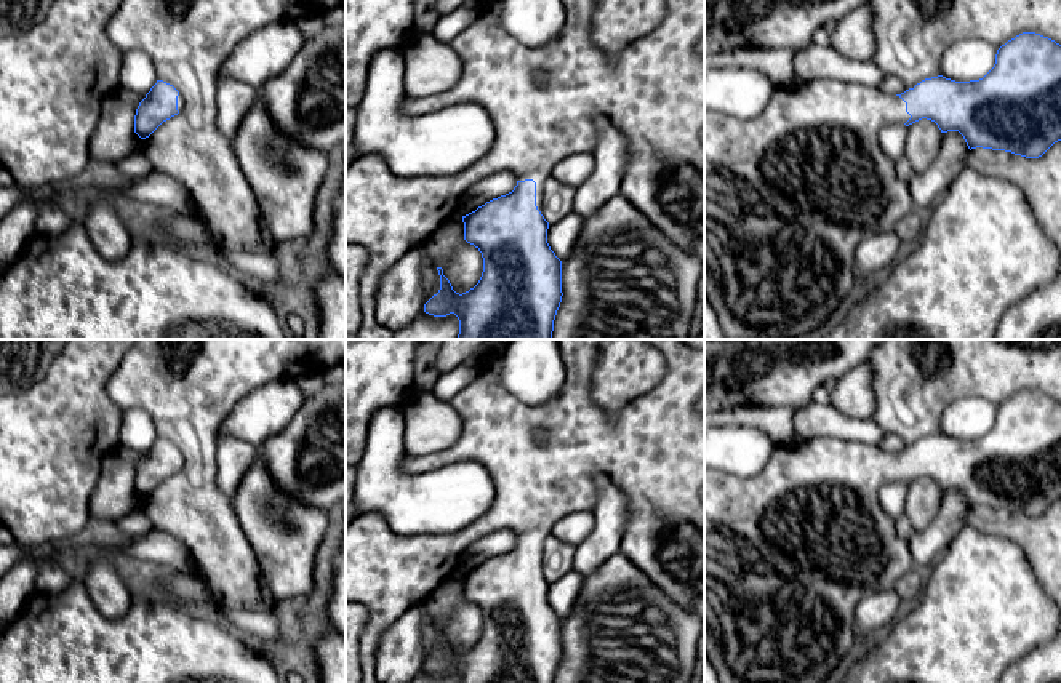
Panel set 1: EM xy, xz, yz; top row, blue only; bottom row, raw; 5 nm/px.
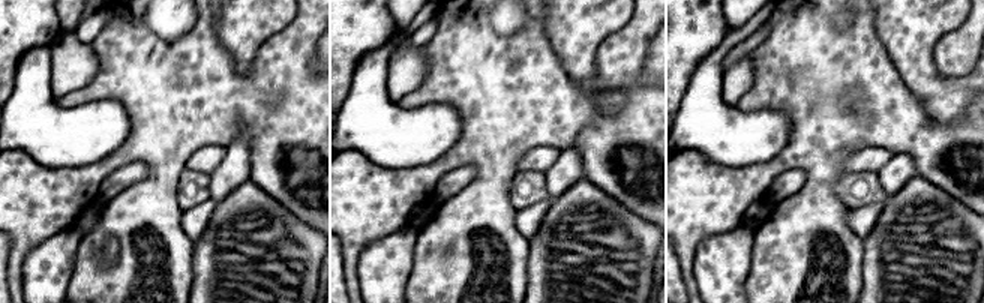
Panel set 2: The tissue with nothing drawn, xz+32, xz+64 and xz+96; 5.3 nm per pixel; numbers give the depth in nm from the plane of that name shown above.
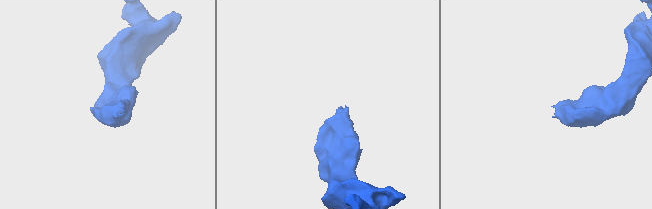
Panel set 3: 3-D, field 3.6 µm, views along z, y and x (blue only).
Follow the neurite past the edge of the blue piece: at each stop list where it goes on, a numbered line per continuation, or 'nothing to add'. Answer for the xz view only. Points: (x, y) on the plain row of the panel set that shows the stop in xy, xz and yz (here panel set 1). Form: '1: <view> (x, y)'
1: xz (543, 459)

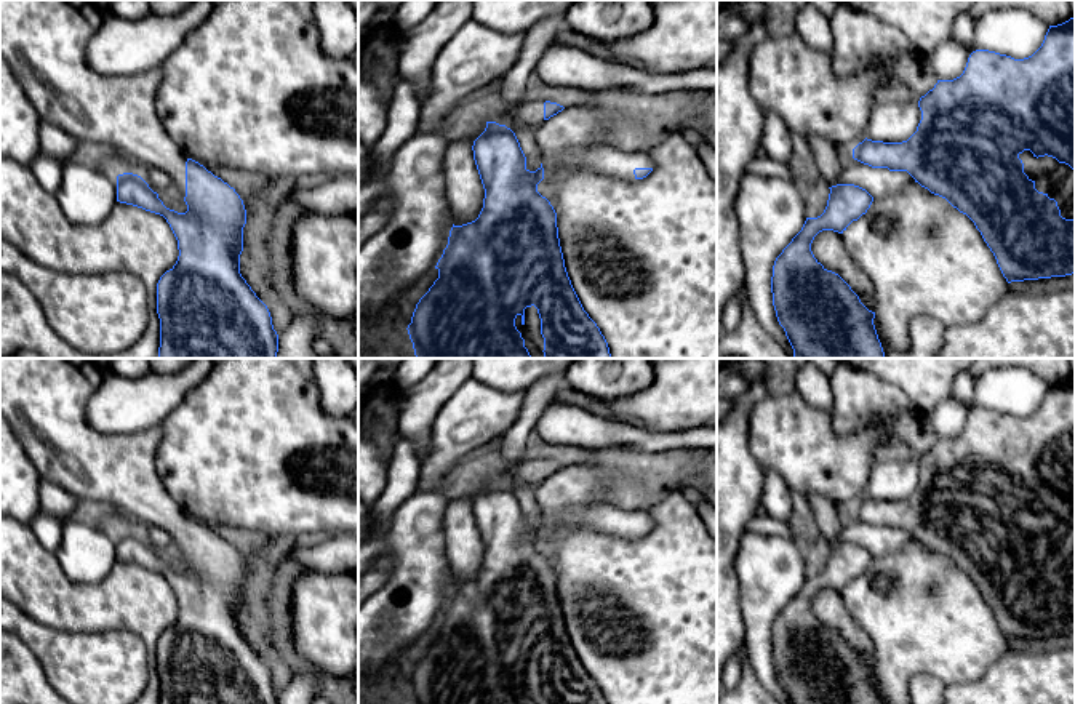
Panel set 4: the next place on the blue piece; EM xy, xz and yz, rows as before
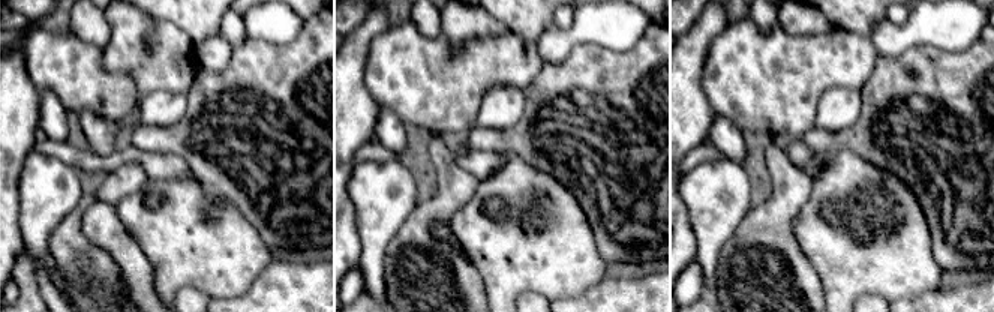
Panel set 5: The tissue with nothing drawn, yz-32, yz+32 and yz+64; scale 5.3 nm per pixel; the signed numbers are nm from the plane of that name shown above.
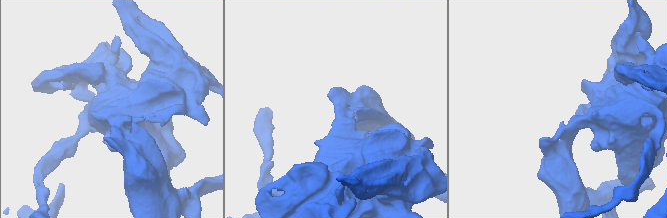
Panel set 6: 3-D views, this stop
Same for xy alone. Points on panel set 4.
1: xy (43, 400)

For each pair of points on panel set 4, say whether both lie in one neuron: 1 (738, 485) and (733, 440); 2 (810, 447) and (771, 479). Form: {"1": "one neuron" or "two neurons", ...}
{"1": "one neuron", "2": "two neurons"}

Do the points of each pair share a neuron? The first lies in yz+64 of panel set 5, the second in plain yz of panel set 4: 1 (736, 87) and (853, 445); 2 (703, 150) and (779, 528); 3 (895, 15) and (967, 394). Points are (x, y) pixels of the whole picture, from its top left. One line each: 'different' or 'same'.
1: same
2: same
3: same

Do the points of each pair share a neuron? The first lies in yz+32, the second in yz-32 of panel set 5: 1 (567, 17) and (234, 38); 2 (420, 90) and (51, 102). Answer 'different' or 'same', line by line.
1: same
2: different

